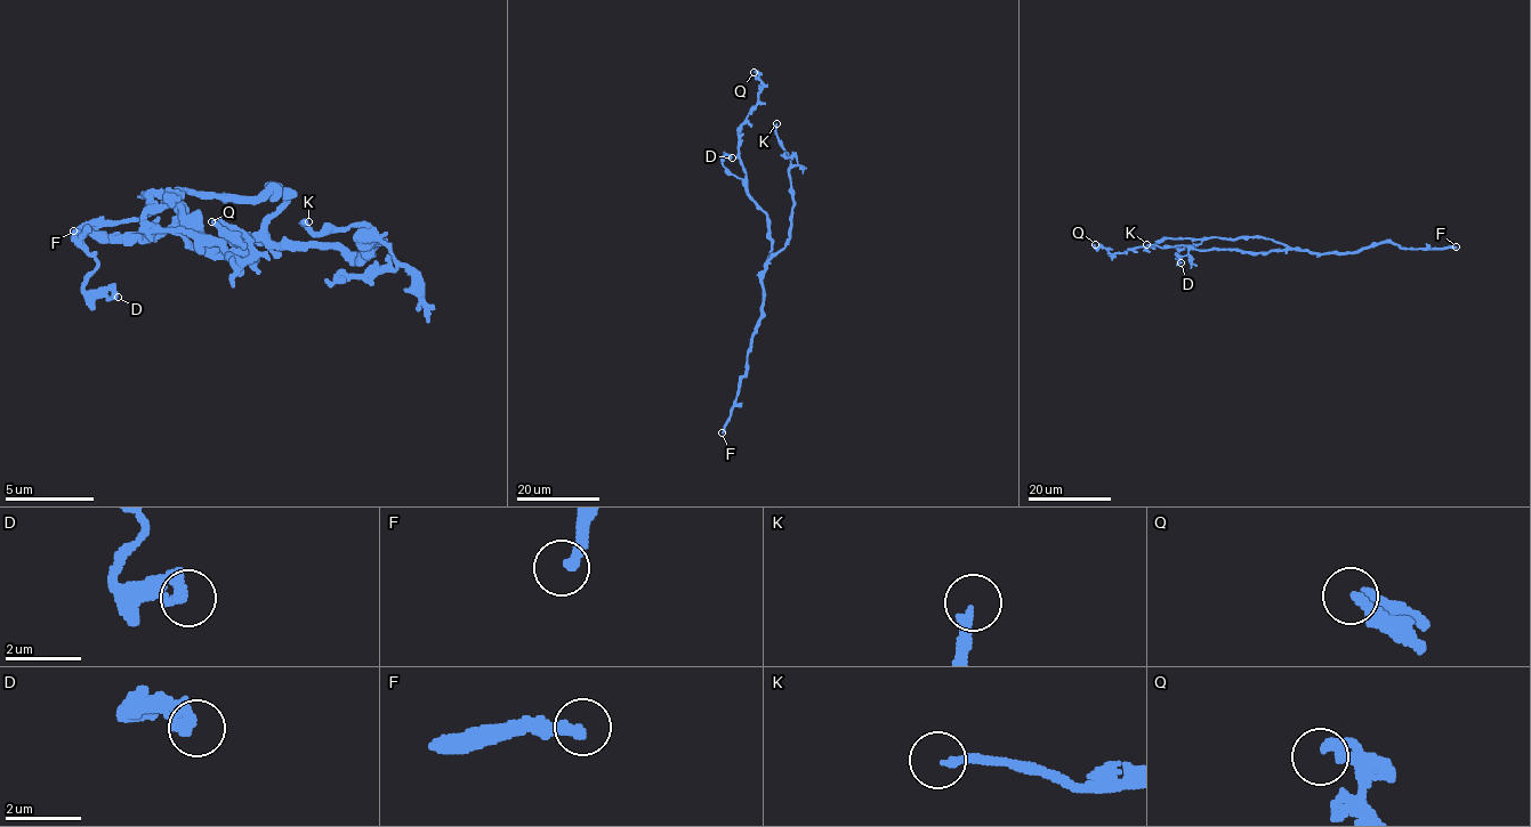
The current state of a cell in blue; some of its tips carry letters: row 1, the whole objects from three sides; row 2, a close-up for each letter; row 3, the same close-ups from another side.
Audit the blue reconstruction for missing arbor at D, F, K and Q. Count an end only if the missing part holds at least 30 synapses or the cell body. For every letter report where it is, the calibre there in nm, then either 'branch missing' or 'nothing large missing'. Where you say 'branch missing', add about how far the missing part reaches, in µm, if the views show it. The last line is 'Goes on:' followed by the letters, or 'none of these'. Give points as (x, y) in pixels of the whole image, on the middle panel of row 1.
D: (732, 157) | 360 nm | nothing large missing
F: (722, 432) | 300 nm | nothing large missing
K: (776, 123) | 200 nm | branch missing | 10 µm
Q: (754, 72) | 320 nm | nothing large missing
Goes on: K

